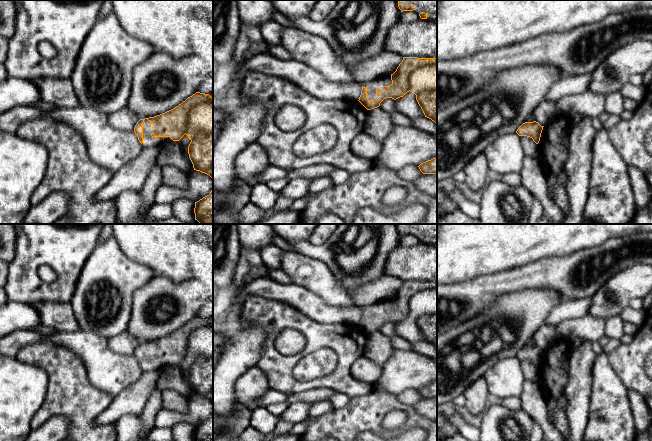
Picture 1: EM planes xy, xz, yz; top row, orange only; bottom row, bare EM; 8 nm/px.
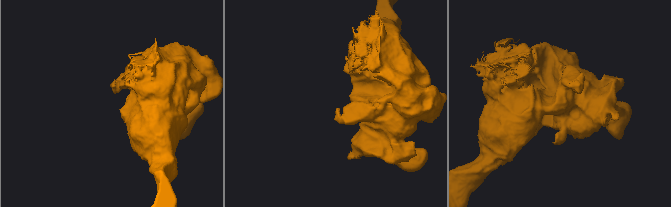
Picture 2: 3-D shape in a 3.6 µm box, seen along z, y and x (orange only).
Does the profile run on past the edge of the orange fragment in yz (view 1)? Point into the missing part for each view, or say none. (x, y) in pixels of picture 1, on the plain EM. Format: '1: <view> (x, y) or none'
1: none

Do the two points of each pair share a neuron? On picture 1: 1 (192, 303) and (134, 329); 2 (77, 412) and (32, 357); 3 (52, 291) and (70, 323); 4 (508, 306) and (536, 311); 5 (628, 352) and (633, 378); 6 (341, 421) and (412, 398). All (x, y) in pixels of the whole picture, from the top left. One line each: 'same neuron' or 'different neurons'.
1: same neuron
2: same neuron
3: different neurons
4: same neuron
5: same neuron
6: different neurons

